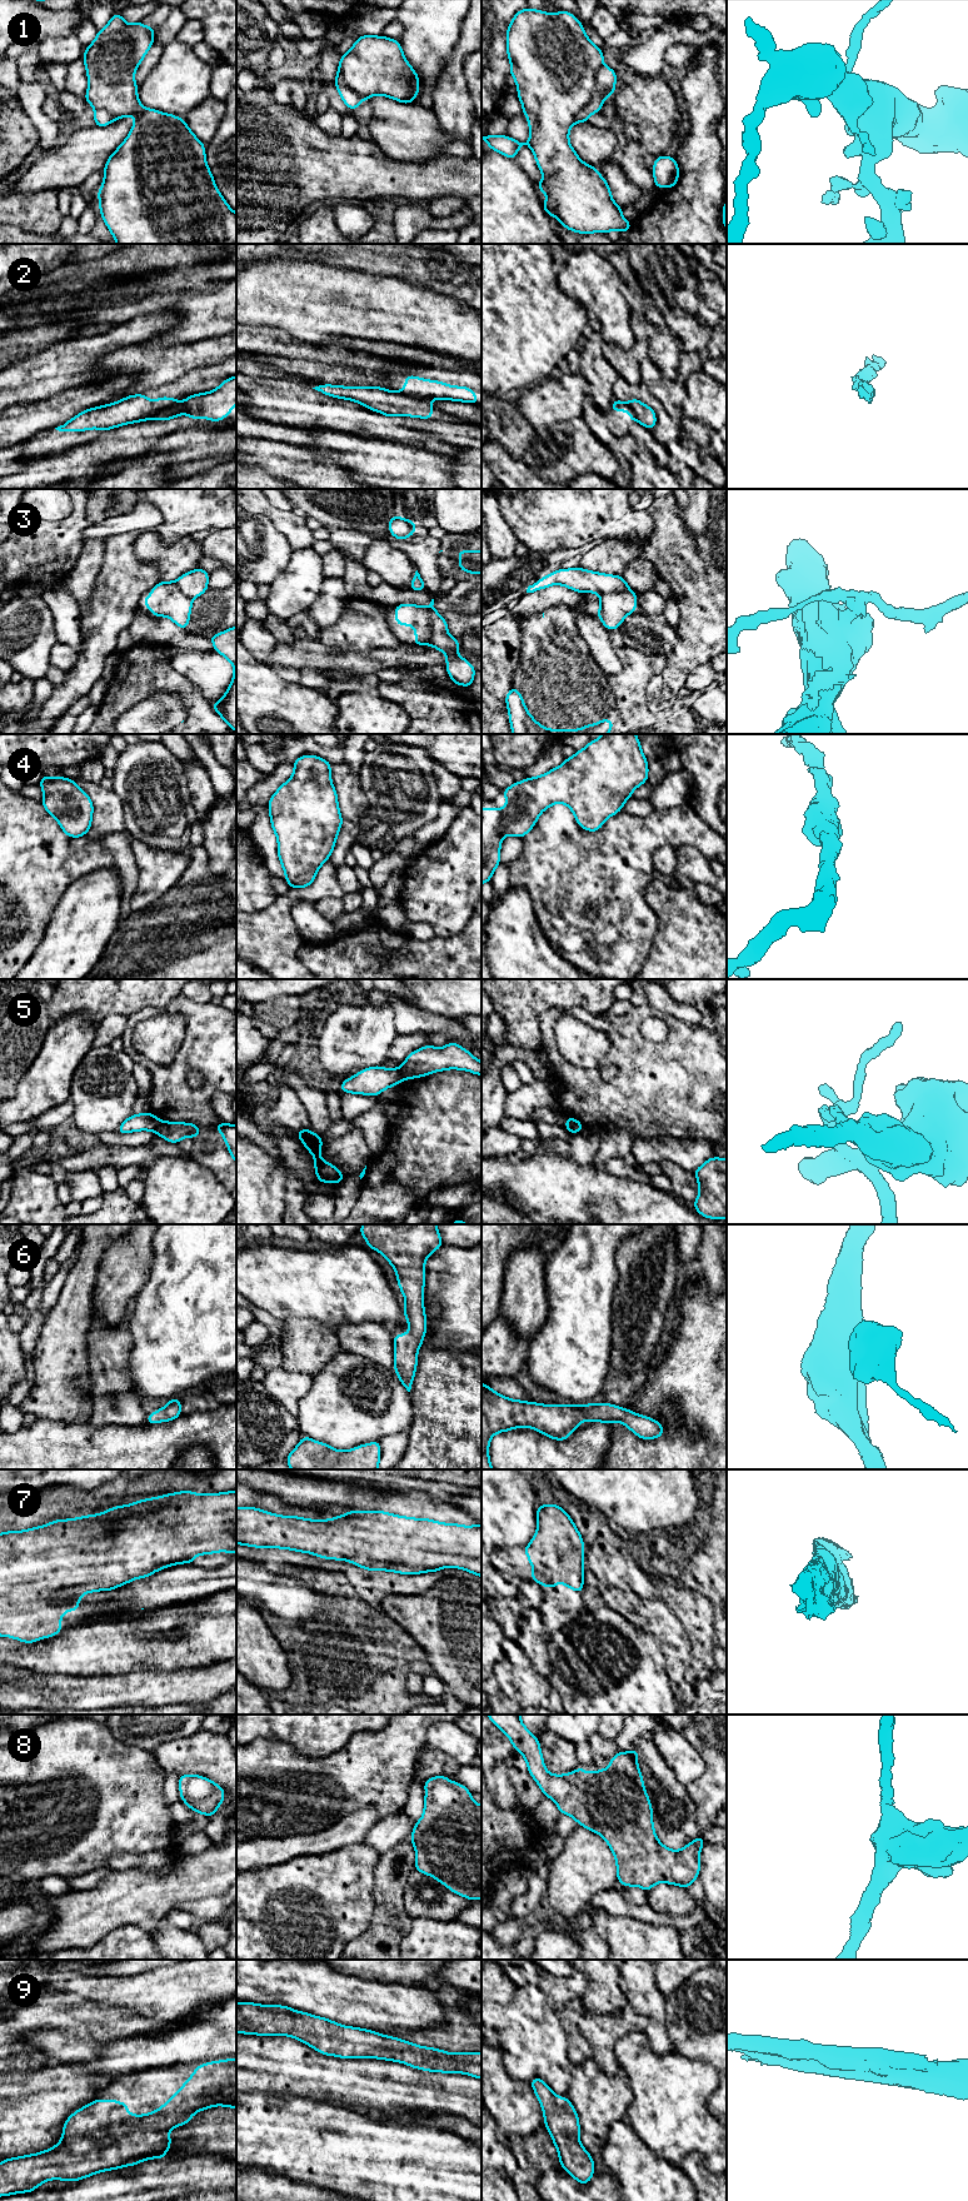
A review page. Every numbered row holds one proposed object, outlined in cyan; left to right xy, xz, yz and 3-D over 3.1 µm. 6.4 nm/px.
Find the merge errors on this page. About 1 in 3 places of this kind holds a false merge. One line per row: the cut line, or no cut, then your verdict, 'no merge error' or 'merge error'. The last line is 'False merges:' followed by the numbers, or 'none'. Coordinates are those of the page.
1: cut none; no merge error
2: cut xz (399, 392), (424, 398); merge error
3: cut xz (425, 608), (429, 615), (428, 643); merge error
4: cut none; no merge error
5: cut xz (399, 1067), (404, 1078); merge error
6: cut none; no merge error
7: cut none; no merge error
8: cut none; no merge error
9: cut none; no merge error
False merges: 2, 3, 5

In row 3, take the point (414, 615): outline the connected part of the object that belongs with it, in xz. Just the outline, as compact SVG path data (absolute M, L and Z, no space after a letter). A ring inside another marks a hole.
M415 604L395 605L395 623L415 628L413 645L426 645L430 639L429 612L425 607Z

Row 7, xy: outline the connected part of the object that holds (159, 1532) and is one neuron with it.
M236 1491L198 1494L174 1492L116 1506L99 1514L56 1519L26 1531L0 1533L0 1636L34 1643L64 1631L61 1616L78 1611L80 1597L111 1591L163 1568L190 1563L199 1554L236 1552Z

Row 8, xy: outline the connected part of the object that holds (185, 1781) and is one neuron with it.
M198 1775L179 1776L180 1800L196 1813L211 1817L224 1802L221 1786Z

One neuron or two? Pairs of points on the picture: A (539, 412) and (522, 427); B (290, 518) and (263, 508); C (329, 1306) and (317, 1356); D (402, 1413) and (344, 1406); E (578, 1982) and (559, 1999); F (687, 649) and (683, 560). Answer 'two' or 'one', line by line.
A: two
B: one
C: two
D: one
E: one
F: one

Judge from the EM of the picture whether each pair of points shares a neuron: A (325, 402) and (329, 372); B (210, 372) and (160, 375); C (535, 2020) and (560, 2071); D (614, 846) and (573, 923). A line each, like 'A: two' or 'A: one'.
A: two
B: two
C: one
D: one

